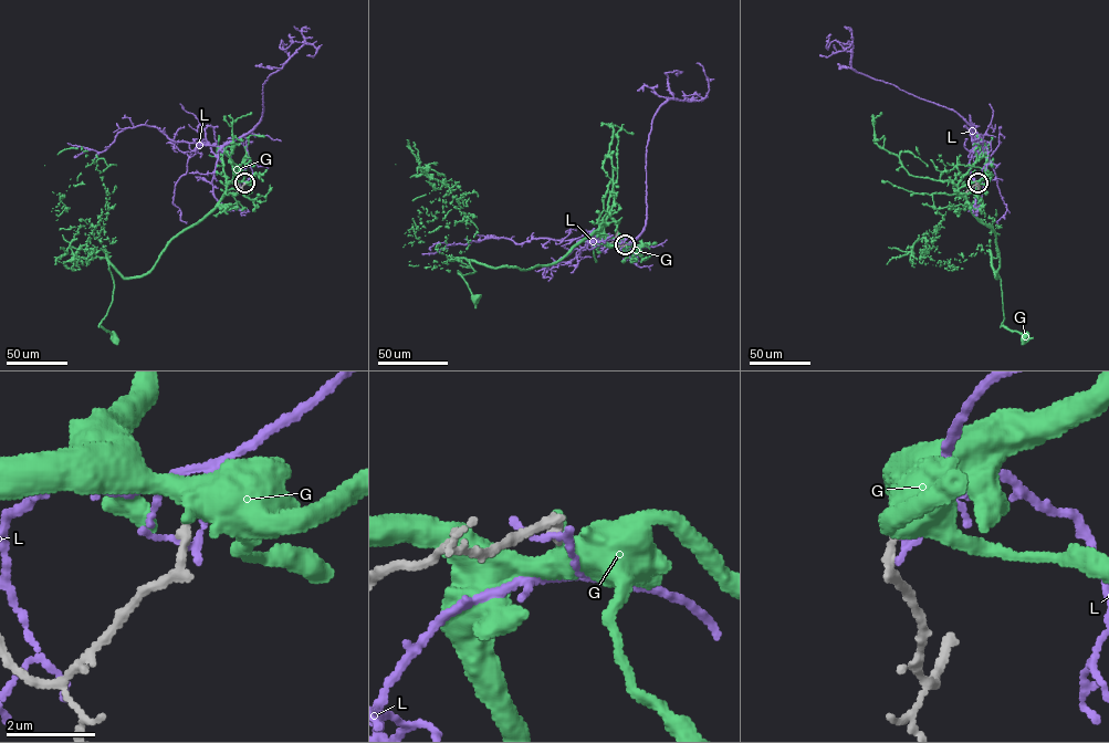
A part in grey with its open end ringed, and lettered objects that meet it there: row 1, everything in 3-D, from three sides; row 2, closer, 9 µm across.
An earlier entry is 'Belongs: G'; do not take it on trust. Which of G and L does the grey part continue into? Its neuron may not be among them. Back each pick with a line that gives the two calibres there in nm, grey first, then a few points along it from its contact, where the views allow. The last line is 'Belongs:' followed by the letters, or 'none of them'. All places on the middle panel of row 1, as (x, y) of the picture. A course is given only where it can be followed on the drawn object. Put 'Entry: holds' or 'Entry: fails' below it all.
Belongs: none of them
Entry: fails

